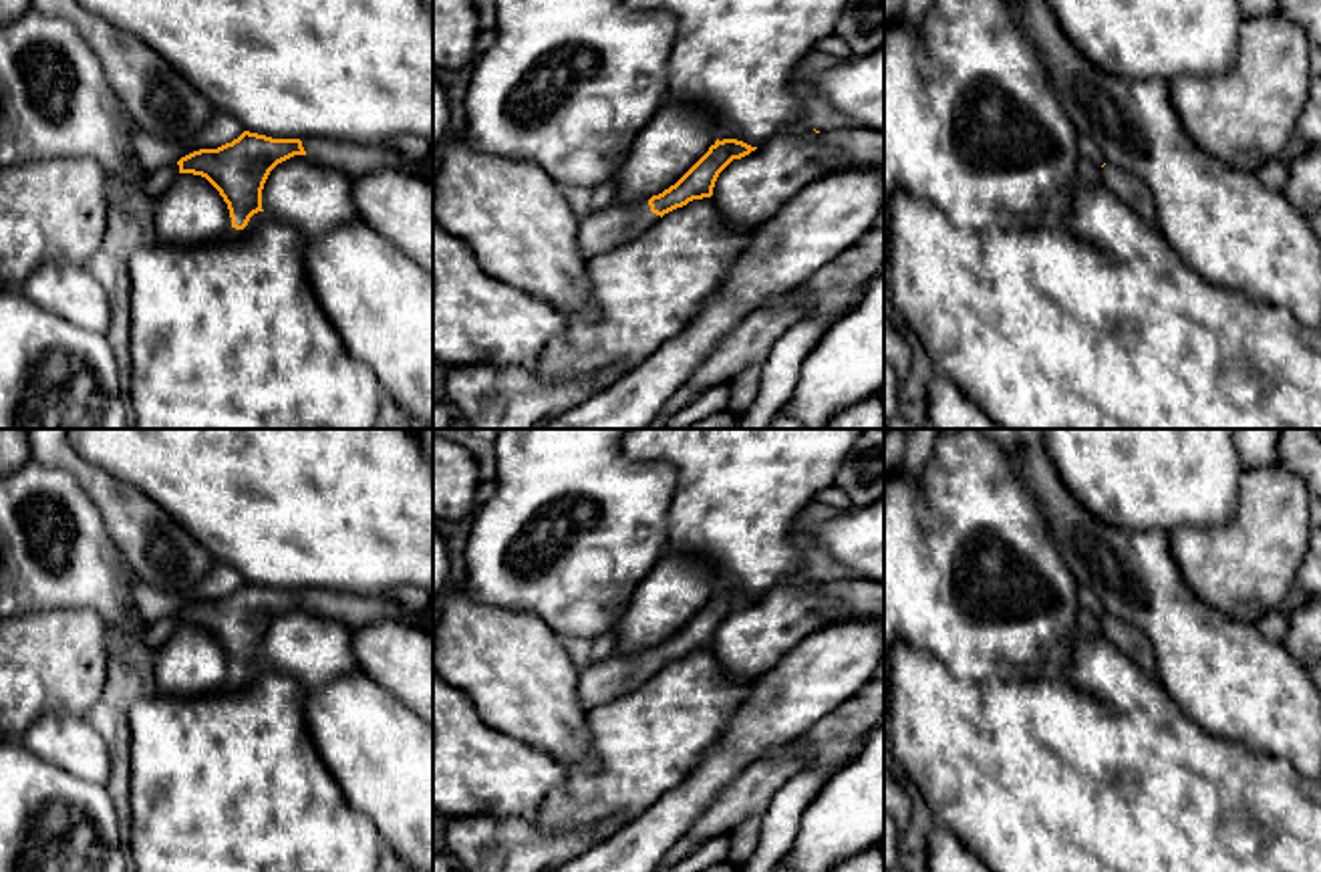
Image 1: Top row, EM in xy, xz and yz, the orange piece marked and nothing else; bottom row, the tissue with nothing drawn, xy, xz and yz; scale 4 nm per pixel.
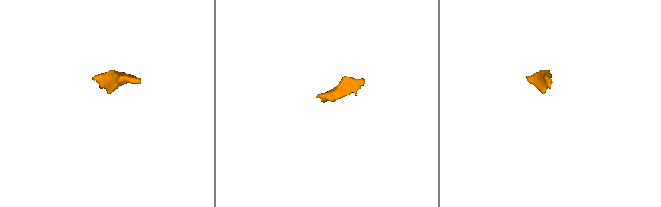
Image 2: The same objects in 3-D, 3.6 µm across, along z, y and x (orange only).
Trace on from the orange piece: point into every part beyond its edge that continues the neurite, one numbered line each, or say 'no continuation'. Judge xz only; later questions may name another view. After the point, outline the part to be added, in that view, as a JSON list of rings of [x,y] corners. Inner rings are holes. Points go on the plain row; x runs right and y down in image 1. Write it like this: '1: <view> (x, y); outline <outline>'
1: xz (617, 675); outline [[[614,652],[608,659],[588,665],[580,671],[578,697],[584,711],[590,711],[614,697],[626,695],[650,677],[654,677],[660,667],[650,663],[648,652],[620,655]]]

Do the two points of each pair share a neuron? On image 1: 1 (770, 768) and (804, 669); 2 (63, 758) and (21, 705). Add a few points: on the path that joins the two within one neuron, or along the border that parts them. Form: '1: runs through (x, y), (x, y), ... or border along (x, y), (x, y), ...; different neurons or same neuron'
1: border along (766, 756), (746, 766), (725, 784); different neurons
2: border along (81, 713), (43, 711), (21, 738); different neurons

